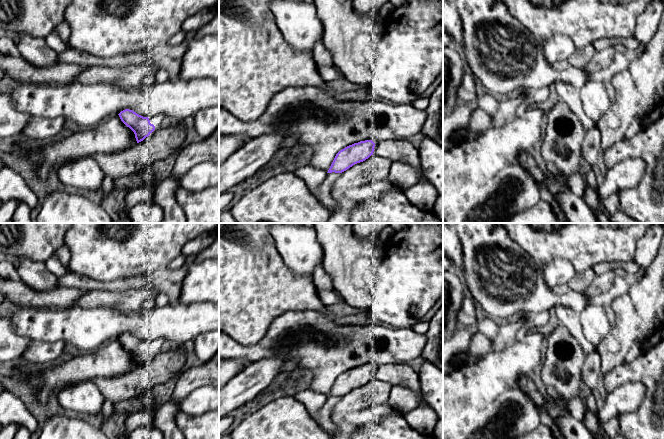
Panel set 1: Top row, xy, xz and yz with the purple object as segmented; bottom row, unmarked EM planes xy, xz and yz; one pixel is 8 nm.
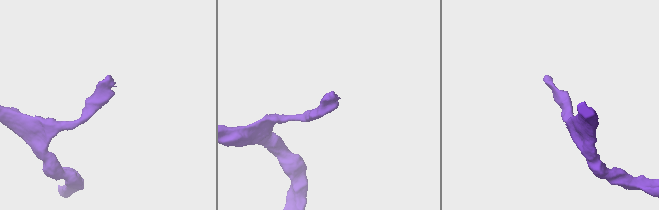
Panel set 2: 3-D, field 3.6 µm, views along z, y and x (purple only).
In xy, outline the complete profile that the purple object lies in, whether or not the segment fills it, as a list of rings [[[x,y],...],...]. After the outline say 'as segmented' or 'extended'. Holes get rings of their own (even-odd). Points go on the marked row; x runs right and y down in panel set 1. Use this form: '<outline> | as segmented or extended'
[[[125,109],[118,115],[121,121],[134,132],[137,143],[148,136],[152,136],[166,120],[162,114],[148,118],[130,109]]] | extended

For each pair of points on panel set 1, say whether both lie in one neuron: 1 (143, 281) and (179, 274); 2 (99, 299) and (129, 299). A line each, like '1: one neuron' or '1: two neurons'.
1: one neuron
2: one neuron

